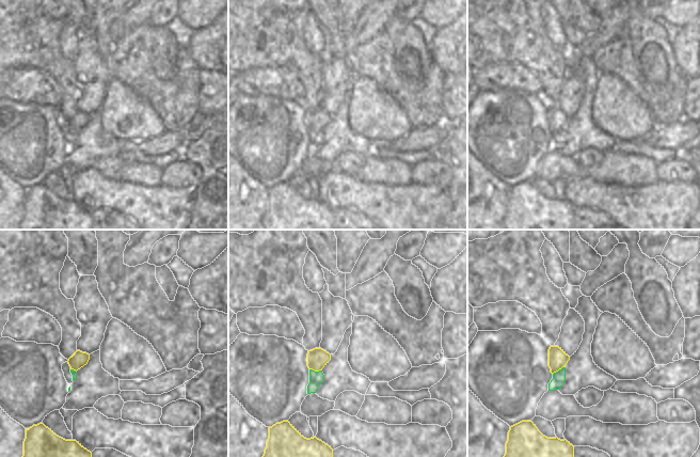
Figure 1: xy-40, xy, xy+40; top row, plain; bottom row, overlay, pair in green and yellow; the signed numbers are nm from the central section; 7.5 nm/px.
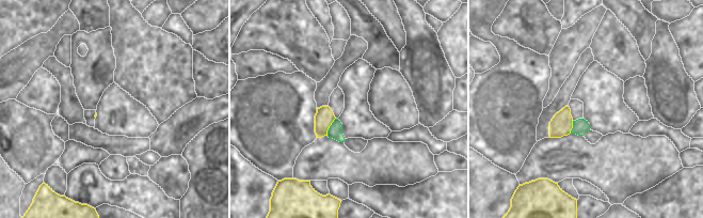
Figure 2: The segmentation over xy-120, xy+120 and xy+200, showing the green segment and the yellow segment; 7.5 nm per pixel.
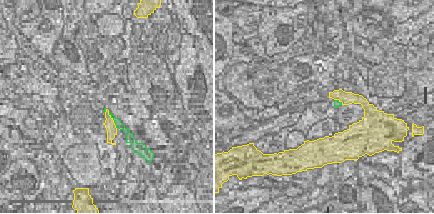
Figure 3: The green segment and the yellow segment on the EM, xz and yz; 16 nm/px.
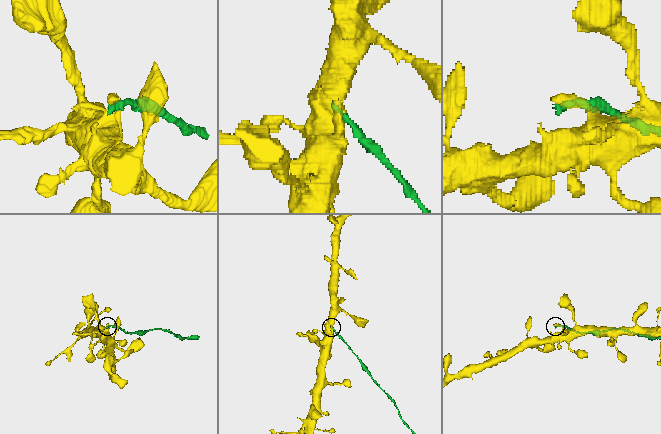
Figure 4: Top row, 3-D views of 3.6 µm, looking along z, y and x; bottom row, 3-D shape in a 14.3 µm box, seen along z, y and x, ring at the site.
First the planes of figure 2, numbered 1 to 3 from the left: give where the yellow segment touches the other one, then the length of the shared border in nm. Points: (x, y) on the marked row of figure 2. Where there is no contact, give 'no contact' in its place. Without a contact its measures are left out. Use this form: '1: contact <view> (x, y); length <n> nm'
1: no contact
2: contact xy+120 (330, 126); length 150 nm
3: contact xy+200 (573, 127); length 100 nm

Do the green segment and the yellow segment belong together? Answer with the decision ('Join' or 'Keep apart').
Keep apart.

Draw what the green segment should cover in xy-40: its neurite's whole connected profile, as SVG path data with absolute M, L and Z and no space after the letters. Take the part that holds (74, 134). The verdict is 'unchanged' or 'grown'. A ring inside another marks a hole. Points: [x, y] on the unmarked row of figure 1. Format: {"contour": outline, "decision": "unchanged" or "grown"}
{"contour": "M68 123L62 125L62 131L67 144L73 145L73 143L77 140L77 132L70 129Z", "decision": "grown"}

